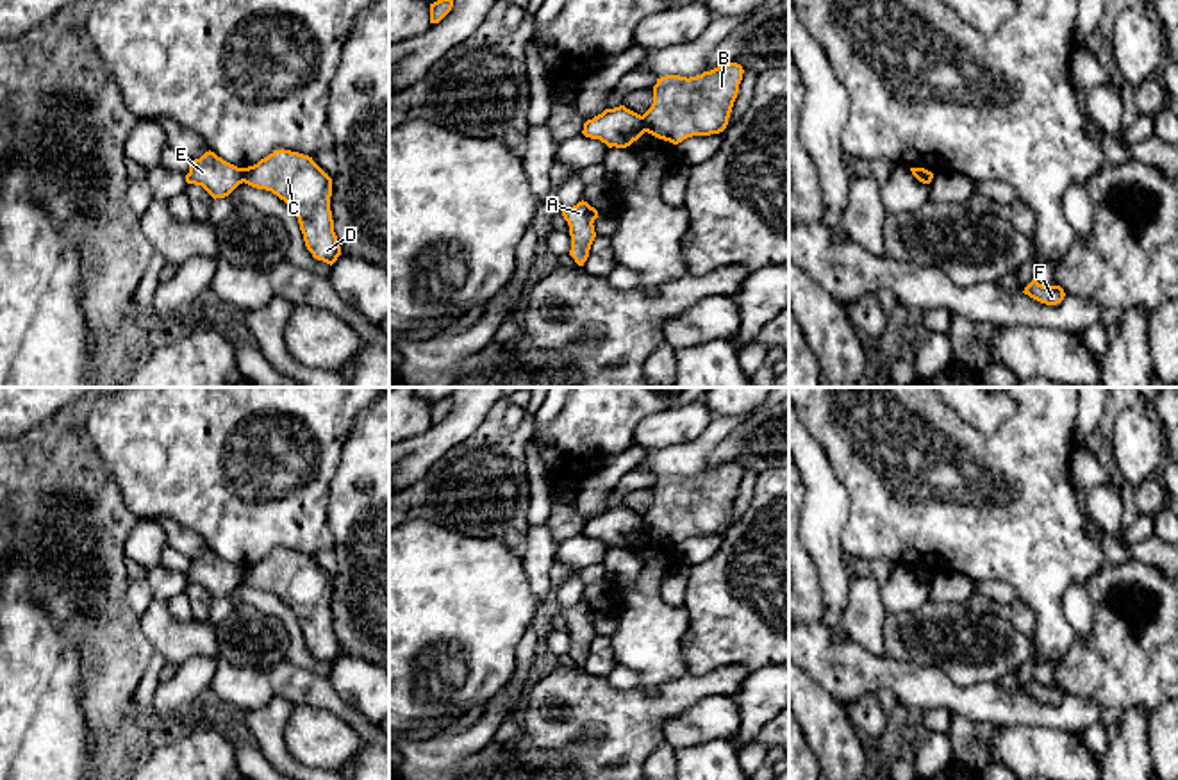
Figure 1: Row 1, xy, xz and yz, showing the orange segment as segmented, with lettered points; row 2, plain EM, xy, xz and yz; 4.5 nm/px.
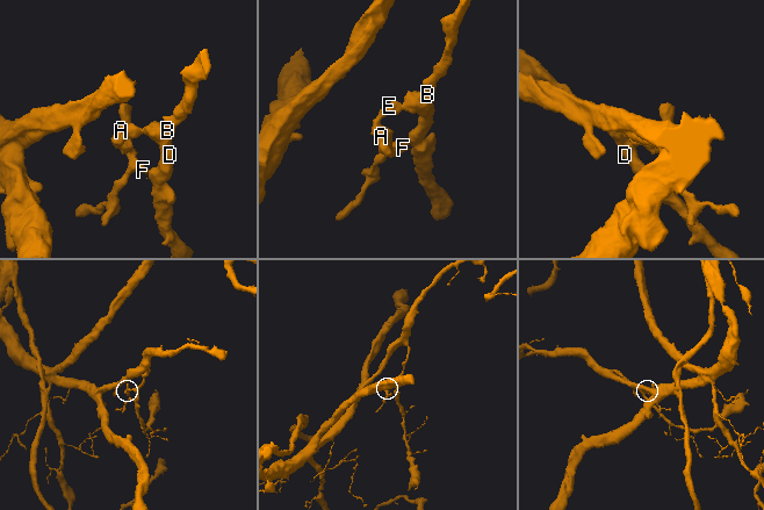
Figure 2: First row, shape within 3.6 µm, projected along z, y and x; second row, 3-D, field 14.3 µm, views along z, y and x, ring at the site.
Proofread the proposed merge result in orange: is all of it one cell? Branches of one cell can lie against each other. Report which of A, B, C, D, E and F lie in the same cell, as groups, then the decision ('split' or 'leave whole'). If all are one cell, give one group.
groups A E F / B C D; split

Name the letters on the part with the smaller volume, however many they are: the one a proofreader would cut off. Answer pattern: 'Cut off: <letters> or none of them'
Cut off: A, E, F

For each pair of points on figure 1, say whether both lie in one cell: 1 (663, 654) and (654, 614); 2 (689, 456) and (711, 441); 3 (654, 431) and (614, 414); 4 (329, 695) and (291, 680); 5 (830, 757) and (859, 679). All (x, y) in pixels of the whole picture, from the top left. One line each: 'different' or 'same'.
1: same
2: same
3: different
4: same
5: different

